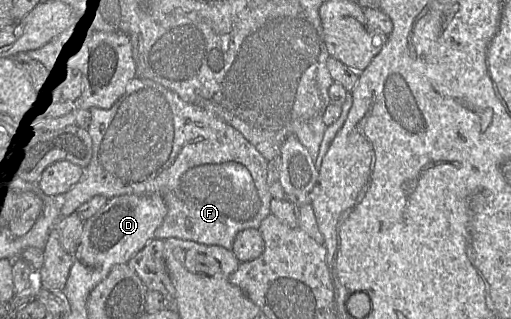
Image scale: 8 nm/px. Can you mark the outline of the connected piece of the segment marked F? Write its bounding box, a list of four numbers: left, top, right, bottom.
[61,78,273,250]

